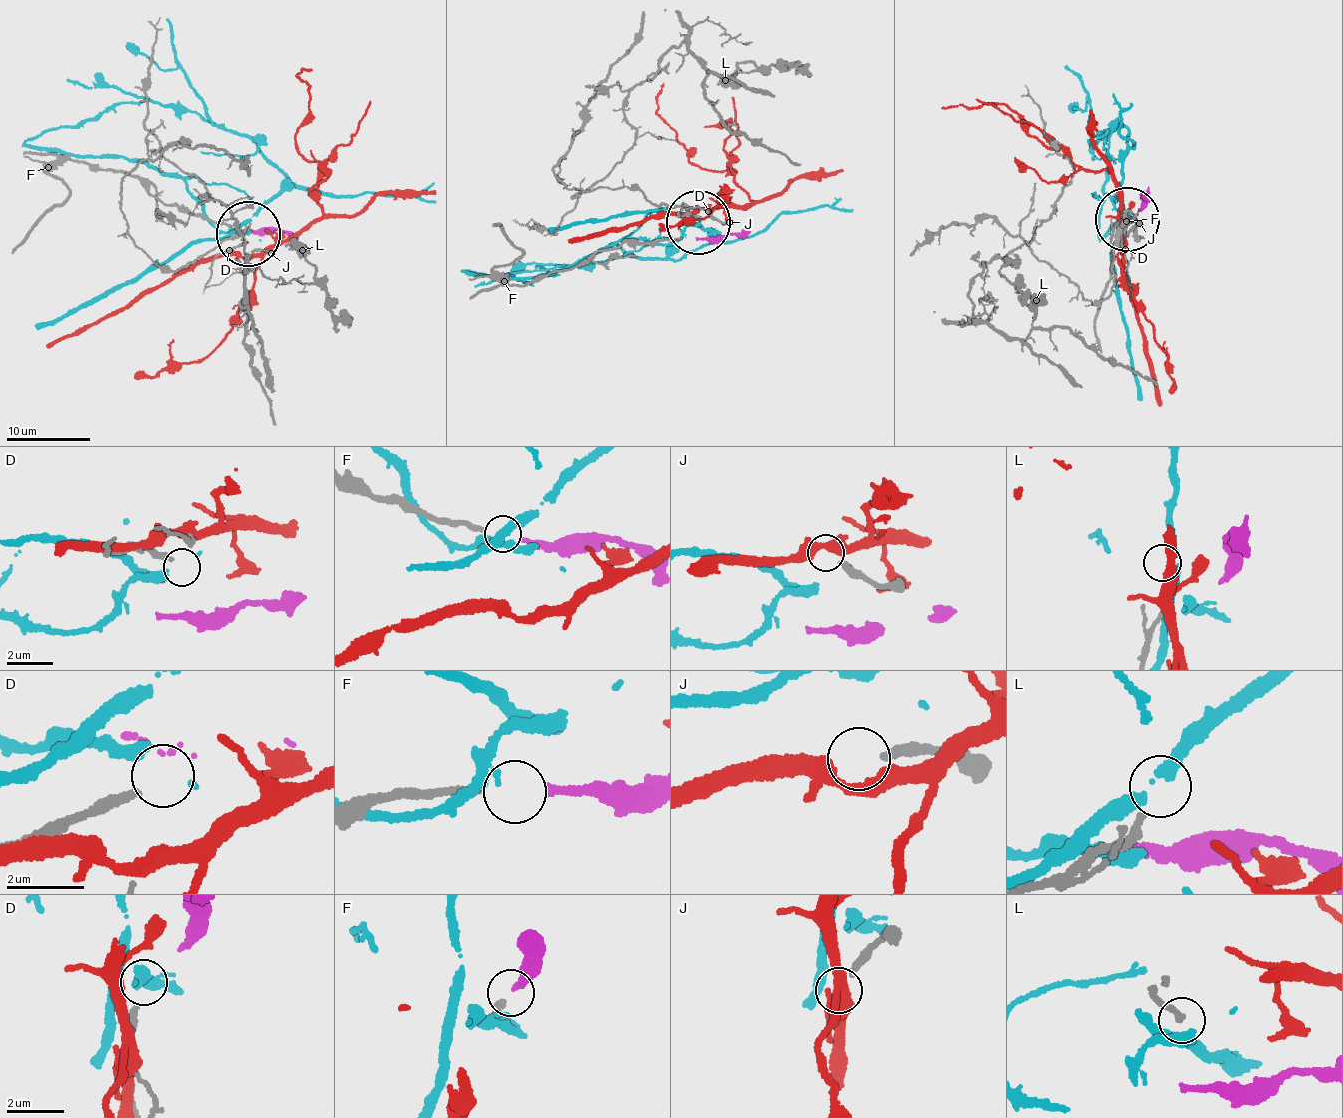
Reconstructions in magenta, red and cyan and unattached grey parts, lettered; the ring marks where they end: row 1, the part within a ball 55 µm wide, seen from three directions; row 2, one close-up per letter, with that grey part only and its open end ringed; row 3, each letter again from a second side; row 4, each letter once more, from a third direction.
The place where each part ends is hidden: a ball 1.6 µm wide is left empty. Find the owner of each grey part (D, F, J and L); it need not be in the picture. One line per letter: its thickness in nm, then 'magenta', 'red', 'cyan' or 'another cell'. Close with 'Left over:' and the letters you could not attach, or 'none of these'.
D: calibre 220 nm; cyan
F: calibre 220 nm; magenta
J: calibre 240 nm; another cell
L: calibre 180 nm; another cell
Left over: J, L

